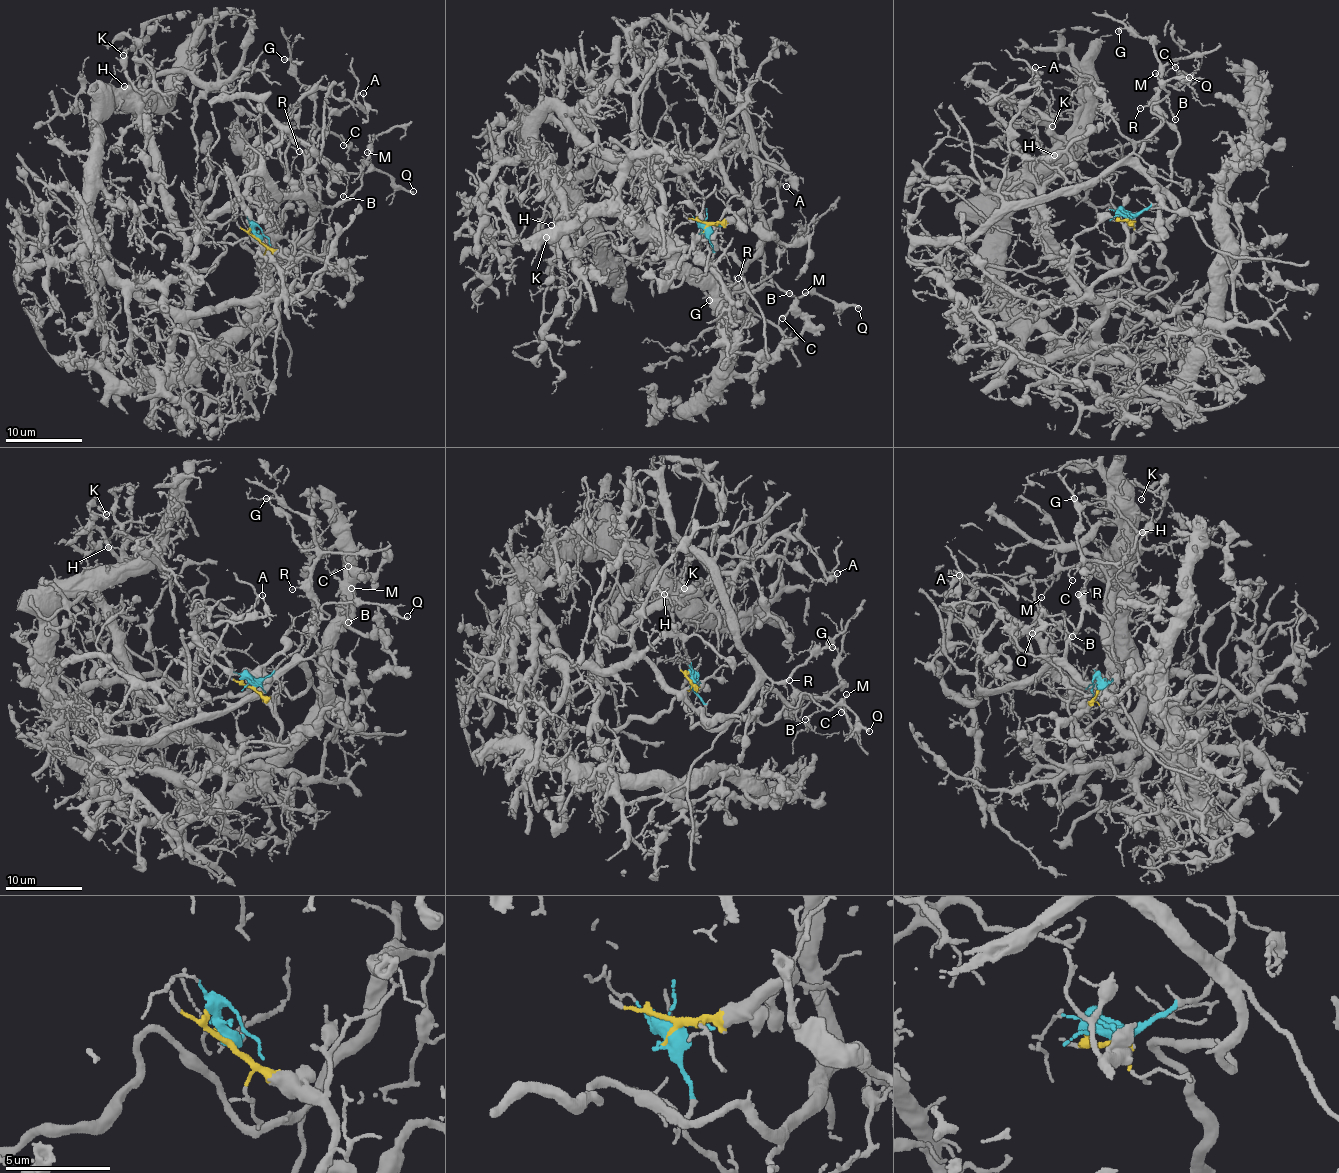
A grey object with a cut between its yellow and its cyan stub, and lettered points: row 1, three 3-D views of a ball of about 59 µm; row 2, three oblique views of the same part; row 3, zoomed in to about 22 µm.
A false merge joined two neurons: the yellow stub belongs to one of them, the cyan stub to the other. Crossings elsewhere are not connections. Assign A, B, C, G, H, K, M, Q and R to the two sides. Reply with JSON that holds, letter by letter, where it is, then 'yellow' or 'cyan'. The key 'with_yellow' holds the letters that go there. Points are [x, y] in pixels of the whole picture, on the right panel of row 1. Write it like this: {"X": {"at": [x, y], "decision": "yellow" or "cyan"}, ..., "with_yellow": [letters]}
{"A": {"at": [1035, 67], "decision": "yellow"}, "B": {"at": [1175, 119], "decision": "cyan"}, "C": {"at": [1175, 67], "decision": "cyan"}, "G": {"at": [1118, 31], "decision": "cyan"}, "H": {"at": [1054, 155], "decision": "yellow"}, "K": {"at": [1052, 126], "decision": "yellow"}, "M": {"at": [1155, 73], "decision": "cyan"}, "Q": {"at": [1189, 77], "decision": "cyan"}, "R": {"at": [1140, 108], "decision": "cyan"}, "with_yellow": ["A", "H", "K"]}

